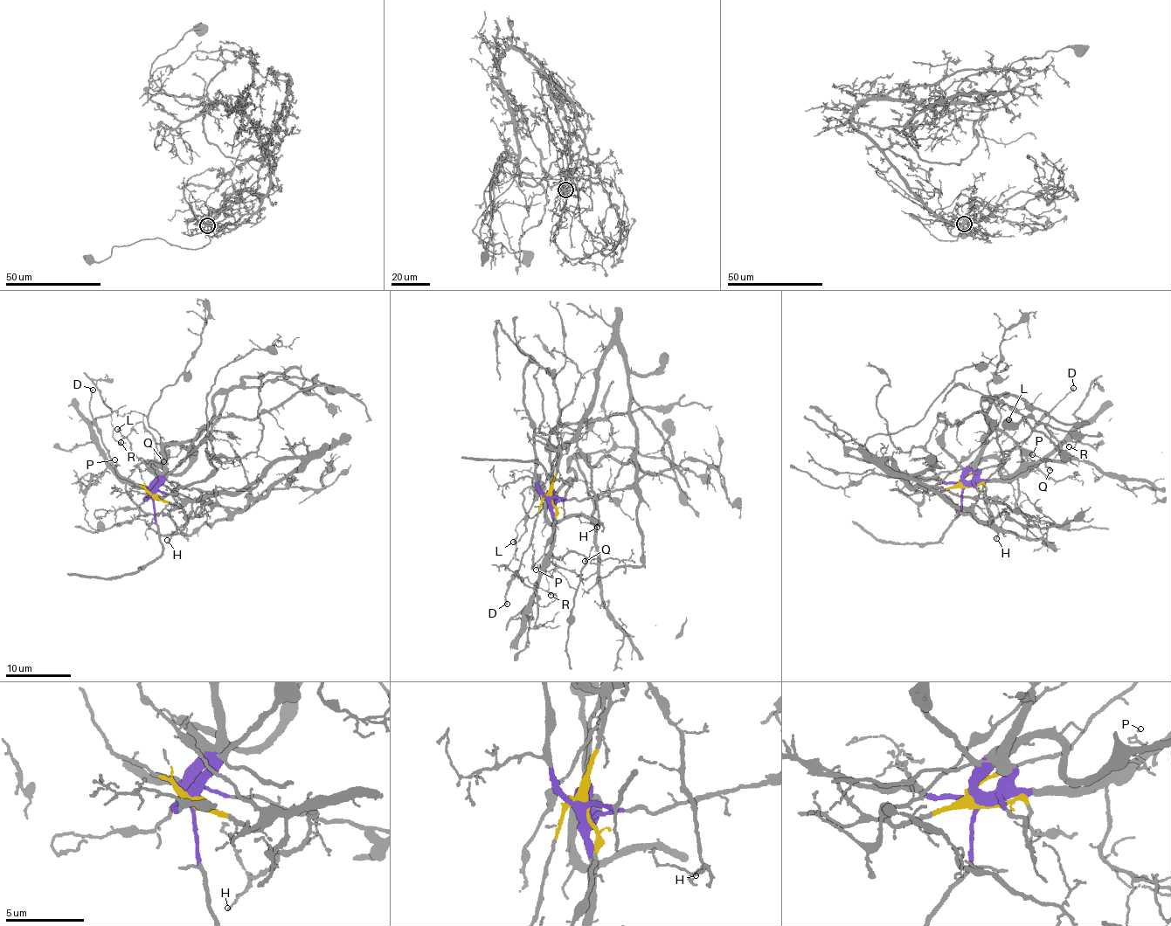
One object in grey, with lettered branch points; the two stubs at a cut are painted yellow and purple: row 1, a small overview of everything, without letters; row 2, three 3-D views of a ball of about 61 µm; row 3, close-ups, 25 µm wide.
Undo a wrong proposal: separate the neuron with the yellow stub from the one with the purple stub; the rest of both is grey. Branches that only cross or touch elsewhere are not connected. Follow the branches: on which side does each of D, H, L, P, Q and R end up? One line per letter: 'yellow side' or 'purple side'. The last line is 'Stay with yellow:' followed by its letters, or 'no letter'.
D: yellow side
H: yellow side
L: yellow side
P: purple side
Q: purple side
R: purple side
Stay with yellow: D, H, L

